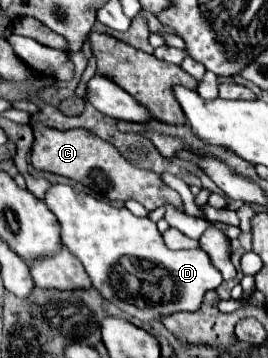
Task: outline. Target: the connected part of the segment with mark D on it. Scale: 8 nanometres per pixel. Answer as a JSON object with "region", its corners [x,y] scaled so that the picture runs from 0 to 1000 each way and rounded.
{"region":[[[194,517],[164,550],[179,584],[216,606],[231,628],[231,679],[246,696],[299,723],[321,763],[343,779],[343,796],[381,818],[381,830],[425,846],[463,874],[560,902],[597,897],[604,885],[672,874],[672,869],[739,869],[754,852],[754,830],[769,813],[806,807],[828,791],[828,763],[791,740],[769,701],[739,696],[687,696],[687,701],[634,701],[612,684],[582,623],[552,606],[507,606],[470,578],[418,578],[396,561],[351,556],[343,545],[313,545],[261,517]]]}

